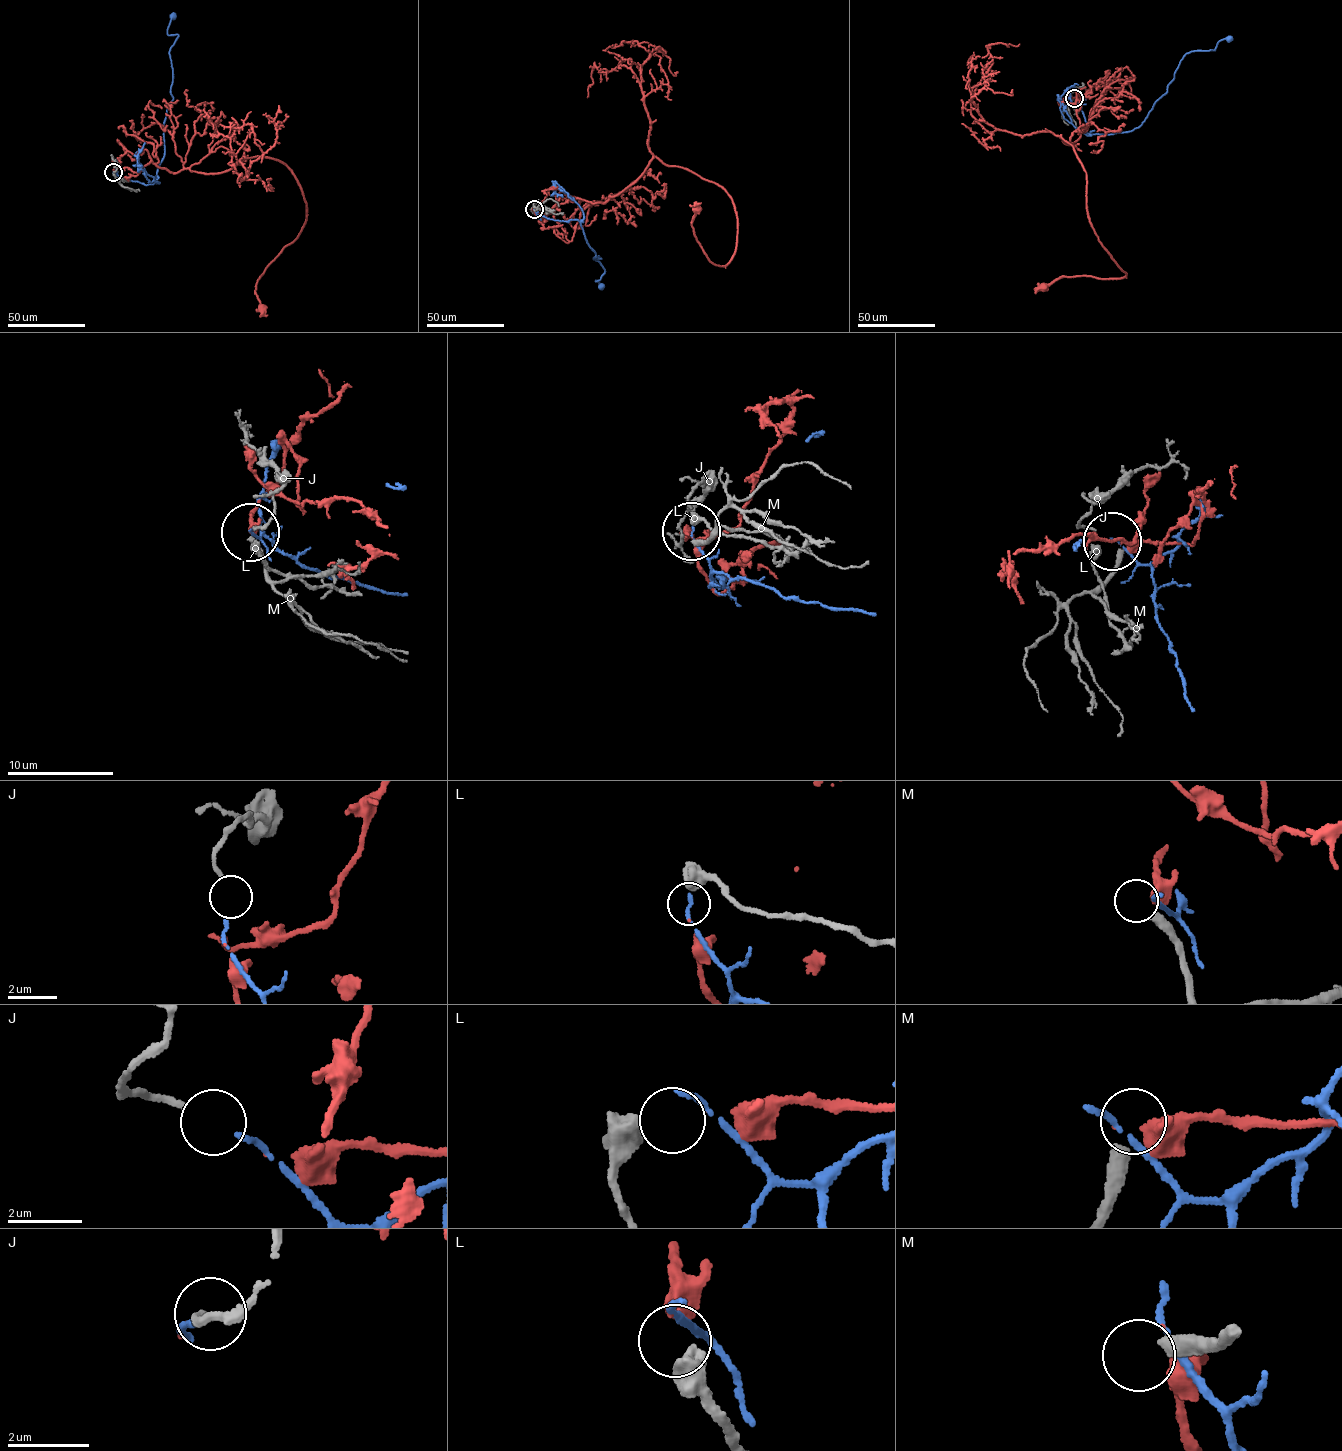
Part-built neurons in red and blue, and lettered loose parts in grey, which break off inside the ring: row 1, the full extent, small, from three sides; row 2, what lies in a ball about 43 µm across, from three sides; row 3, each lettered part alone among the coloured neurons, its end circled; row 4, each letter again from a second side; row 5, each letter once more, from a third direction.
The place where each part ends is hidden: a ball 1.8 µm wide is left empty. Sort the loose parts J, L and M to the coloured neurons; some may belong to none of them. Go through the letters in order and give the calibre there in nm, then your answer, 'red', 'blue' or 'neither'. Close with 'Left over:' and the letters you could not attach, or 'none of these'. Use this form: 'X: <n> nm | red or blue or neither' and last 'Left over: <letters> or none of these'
J: 160 nm | blue
L: 650 nm | red
M: 440 nm | neither
Left over: M

